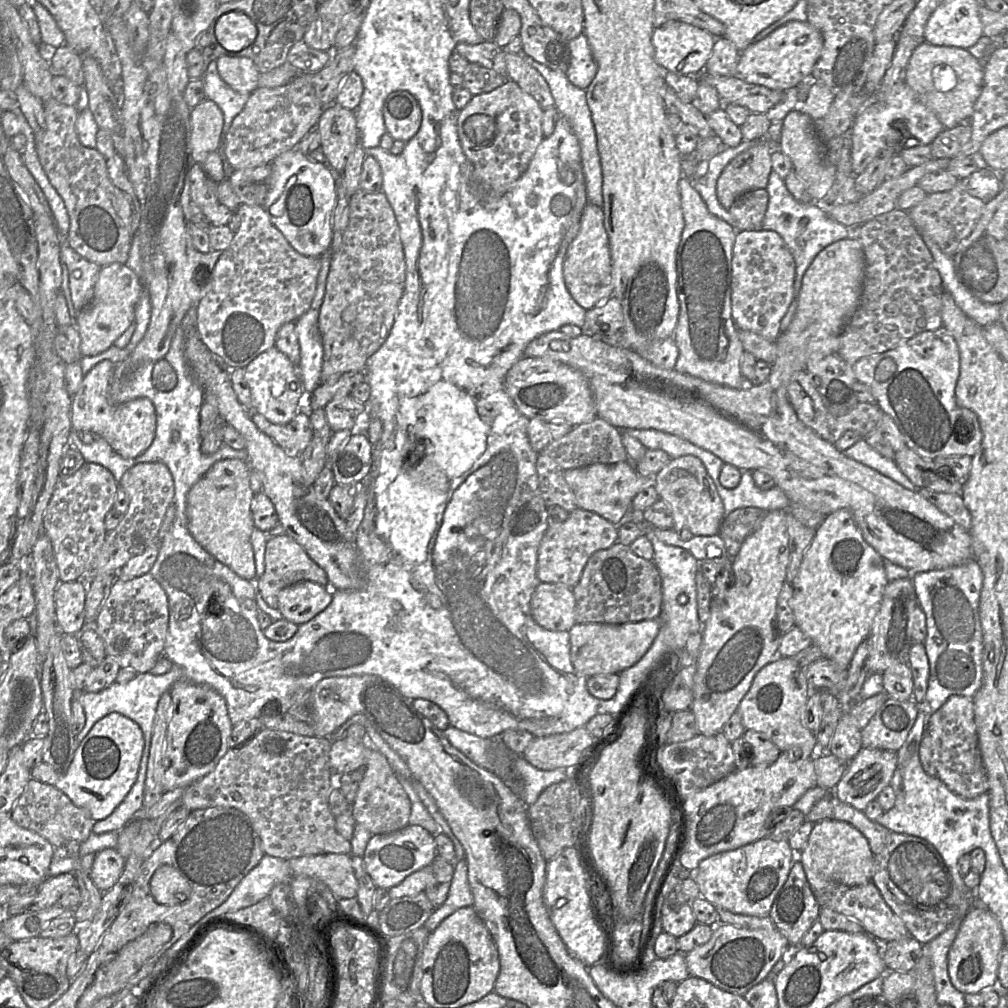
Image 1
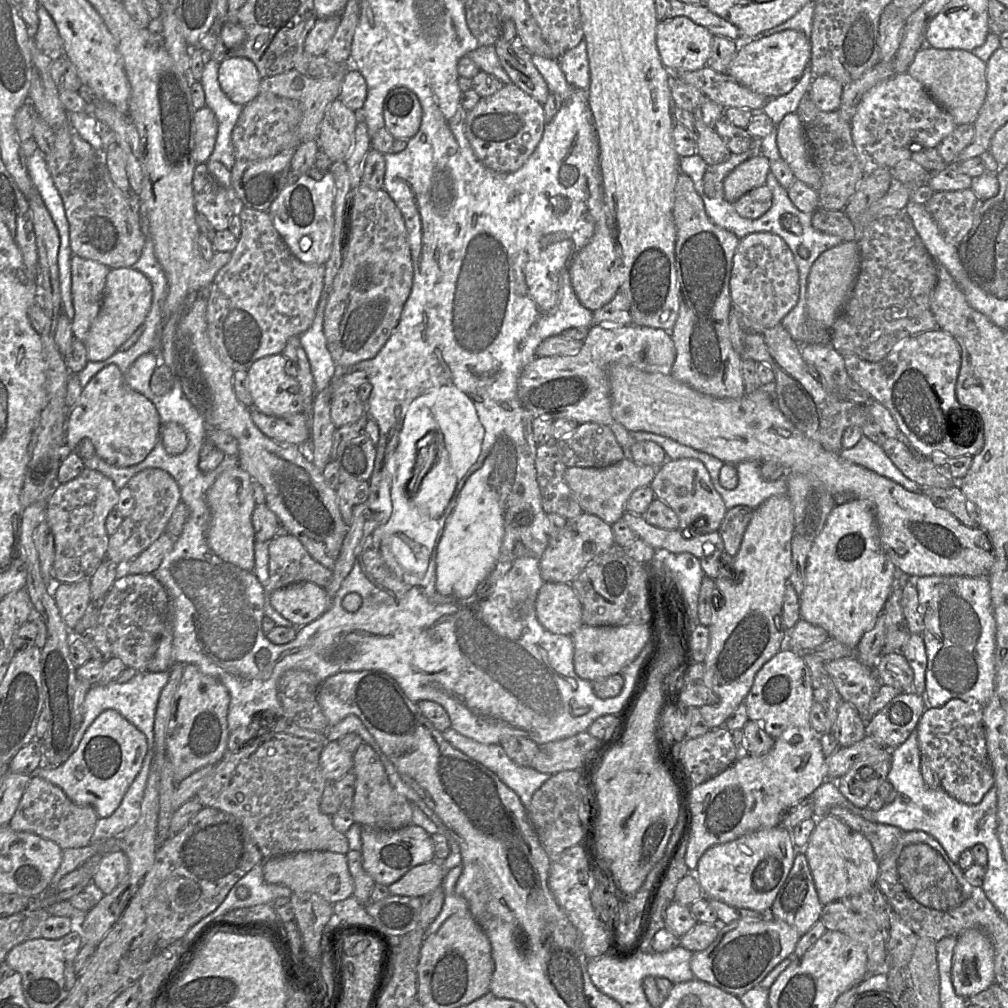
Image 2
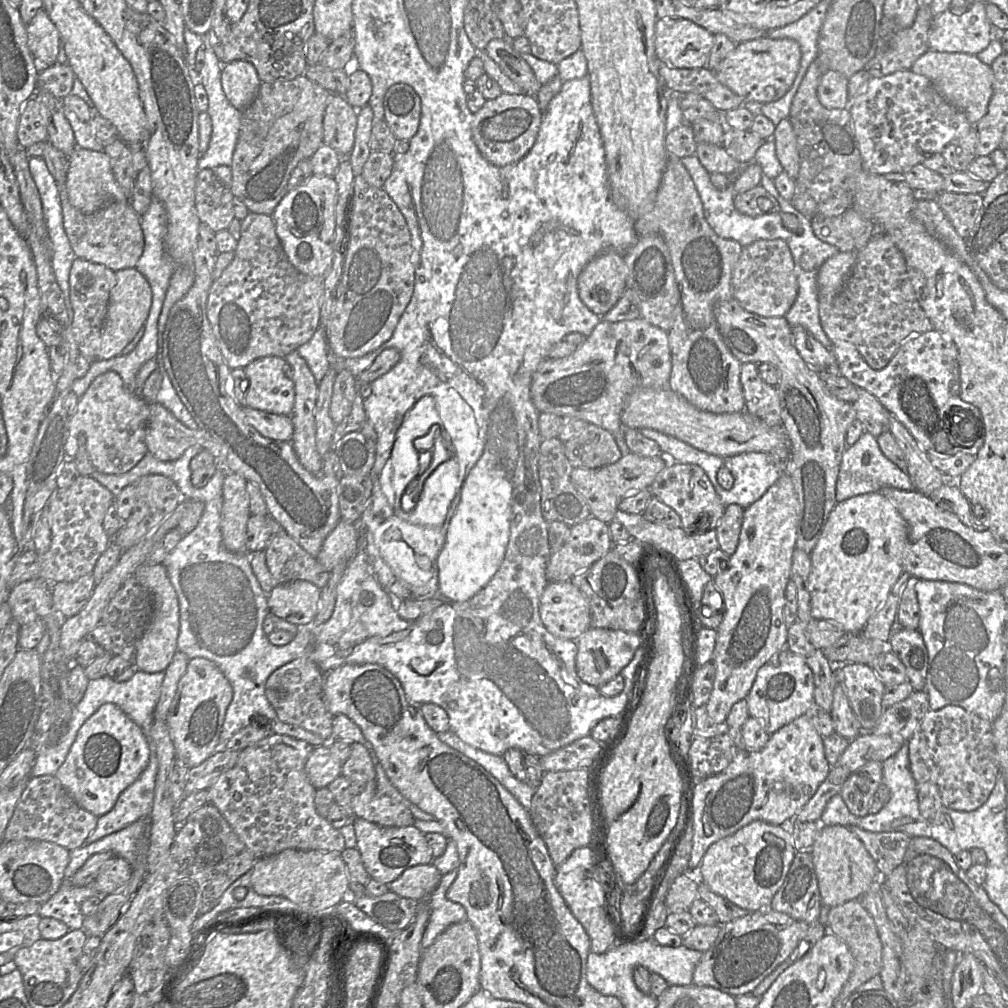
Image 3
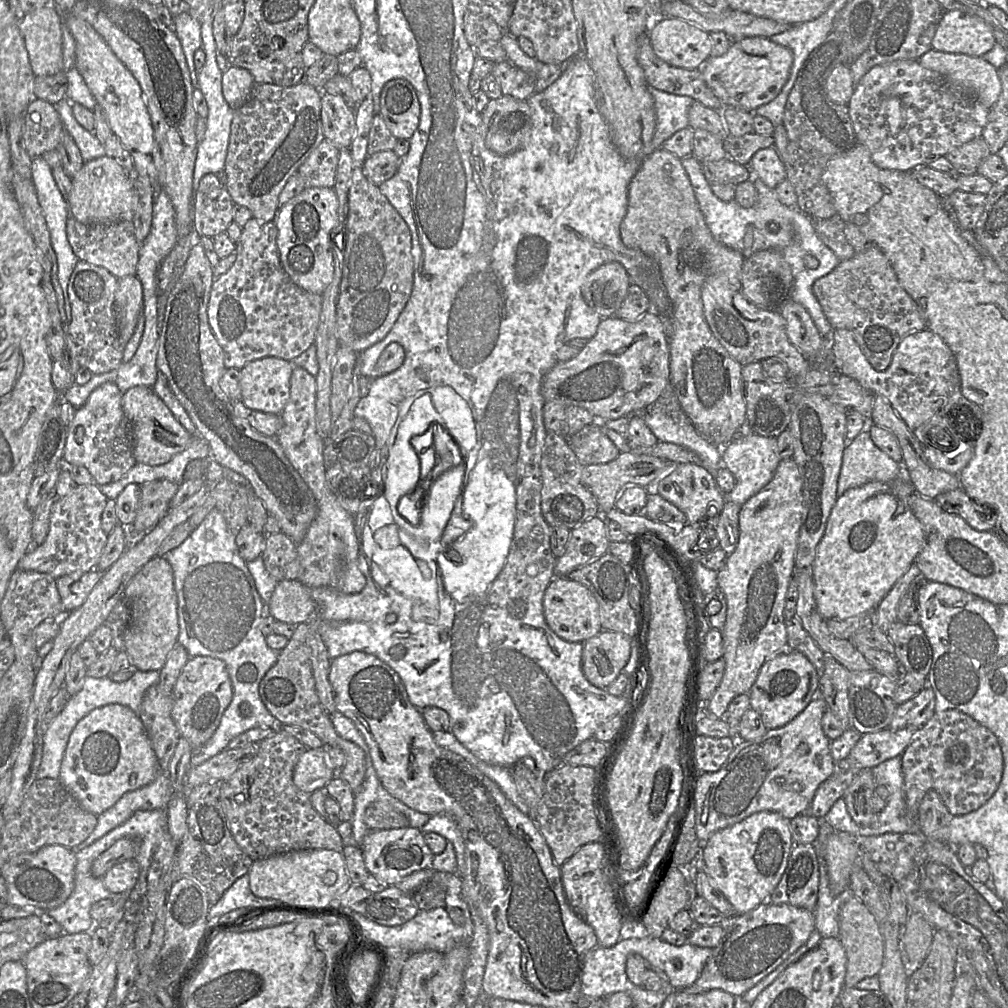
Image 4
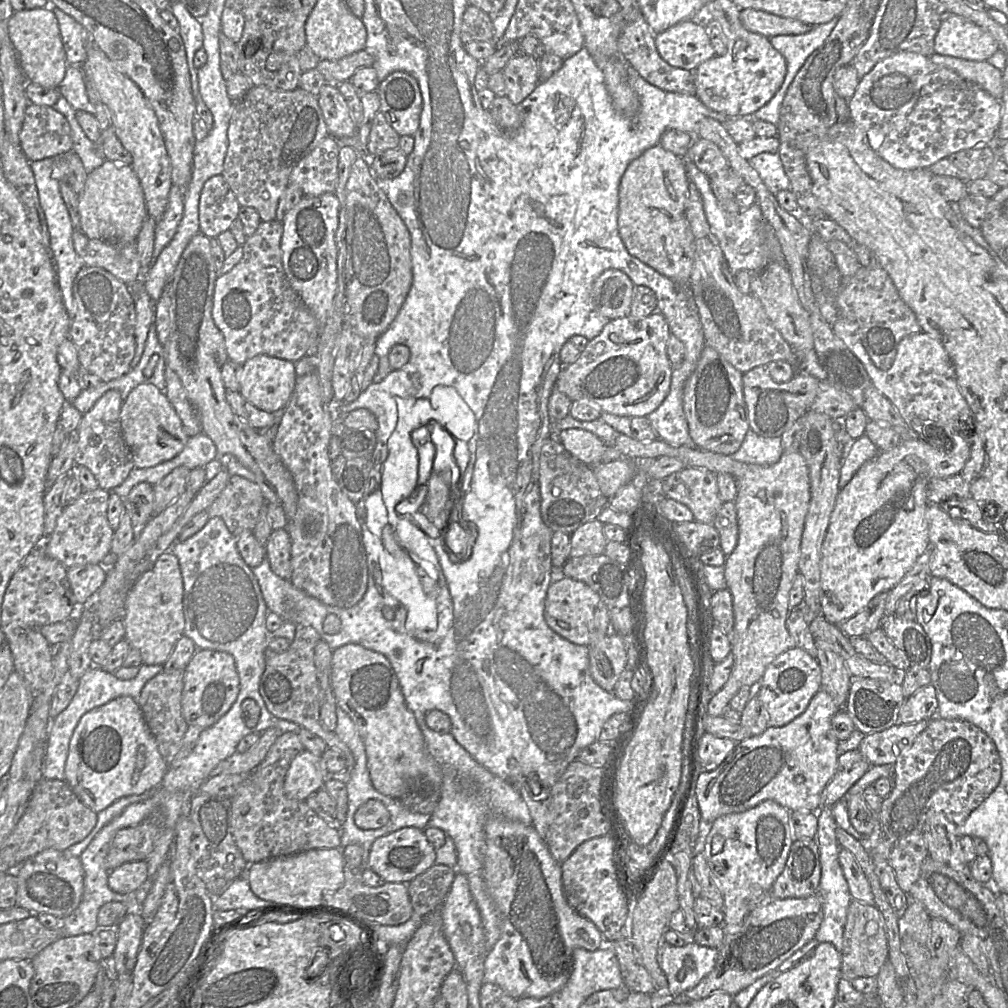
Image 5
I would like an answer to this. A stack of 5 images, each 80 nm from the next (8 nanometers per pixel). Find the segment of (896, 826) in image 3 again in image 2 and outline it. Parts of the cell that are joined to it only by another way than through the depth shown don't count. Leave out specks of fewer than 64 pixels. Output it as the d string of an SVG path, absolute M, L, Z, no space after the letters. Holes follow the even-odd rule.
M826 780L810 796L814 818L820 819L829 814L832 807L840 806L849 809L854 814L862 816L864 819L876 823L879 820L873 820L874 811L866 807L858 809L853 806L839 791L837 781Z

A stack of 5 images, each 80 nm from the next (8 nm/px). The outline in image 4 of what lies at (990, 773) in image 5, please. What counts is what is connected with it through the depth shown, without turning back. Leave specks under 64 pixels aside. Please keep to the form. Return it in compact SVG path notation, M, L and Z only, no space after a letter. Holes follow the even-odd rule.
M958 710L935 713L914 734L901 755L904 799L909 815L917 818L921 801L933 789L953 816L968 814L983 806L995 793L1002 778L1003 755L996 736L985 726Z

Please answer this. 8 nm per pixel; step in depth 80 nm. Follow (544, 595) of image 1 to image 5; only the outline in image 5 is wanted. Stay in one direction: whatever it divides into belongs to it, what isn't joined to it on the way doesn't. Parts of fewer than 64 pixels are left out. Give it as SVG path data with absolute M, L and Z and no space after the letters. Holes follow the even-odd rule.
M563 575L556 576L547 589L544 619L558 635L578 645L590 646L611 631L608 609L598 593L586 583Z

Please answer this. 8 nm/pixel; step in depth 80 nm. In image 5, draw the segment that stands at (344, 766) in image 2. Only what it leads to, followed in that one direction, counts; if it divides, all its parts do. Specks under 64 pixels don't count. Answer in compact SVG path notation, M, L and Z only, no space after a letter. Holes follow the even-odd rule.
M303 750L290 763L284 780L284 792L291 799L305 800L311 793L316 793L324 787L328 776L321 762L321 757L308 750Z

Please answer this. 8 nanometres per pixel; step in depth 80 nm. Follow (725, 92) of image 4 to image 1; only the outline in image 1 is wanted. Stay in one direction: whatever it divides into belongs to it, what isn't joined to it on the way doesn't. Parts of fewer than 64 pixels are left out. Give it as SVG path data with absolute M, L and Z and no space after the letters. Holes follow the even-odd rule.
M790 21L740 53L736 76L747 83L784 92L811 79L822 48L823 37L818 29L809 22Z

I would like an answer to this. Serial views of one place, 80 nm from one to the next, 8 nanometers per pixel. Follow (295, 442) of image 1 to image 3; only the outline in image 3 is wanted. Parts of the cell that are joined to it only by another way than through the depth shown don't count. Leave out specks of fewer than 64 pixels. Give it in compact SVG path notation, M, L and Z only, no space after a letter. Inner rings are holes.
M241 406L245 421L262 436L279 441L290 441L293 435L293 423L289 415L277 415Z

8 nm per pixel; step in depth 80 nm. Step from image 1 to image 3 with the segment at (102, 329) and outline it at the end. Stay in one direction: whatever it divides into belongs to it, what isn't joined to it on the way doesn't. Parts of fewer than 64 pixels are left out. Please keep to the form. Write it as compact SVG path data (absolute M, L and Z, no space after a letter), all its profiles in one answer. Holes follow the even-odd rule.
M134 268L115 272L116 284L110 291L107 315L101 335L97 359L105 360L121 354L125 346L145 324L152 301L152 291L145 276Z

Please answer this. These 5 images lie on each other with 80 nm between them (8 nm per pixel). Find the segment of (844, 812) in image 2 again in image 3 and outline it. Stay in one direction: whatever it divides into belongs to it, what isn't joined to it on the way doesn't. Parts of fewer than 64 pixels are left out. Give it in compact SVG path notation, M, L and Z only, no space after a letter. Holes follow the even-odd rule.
M848 826L864 844L876 862L880 876L885 878L898 867L905 856L911 837L904 832L870 832Z

